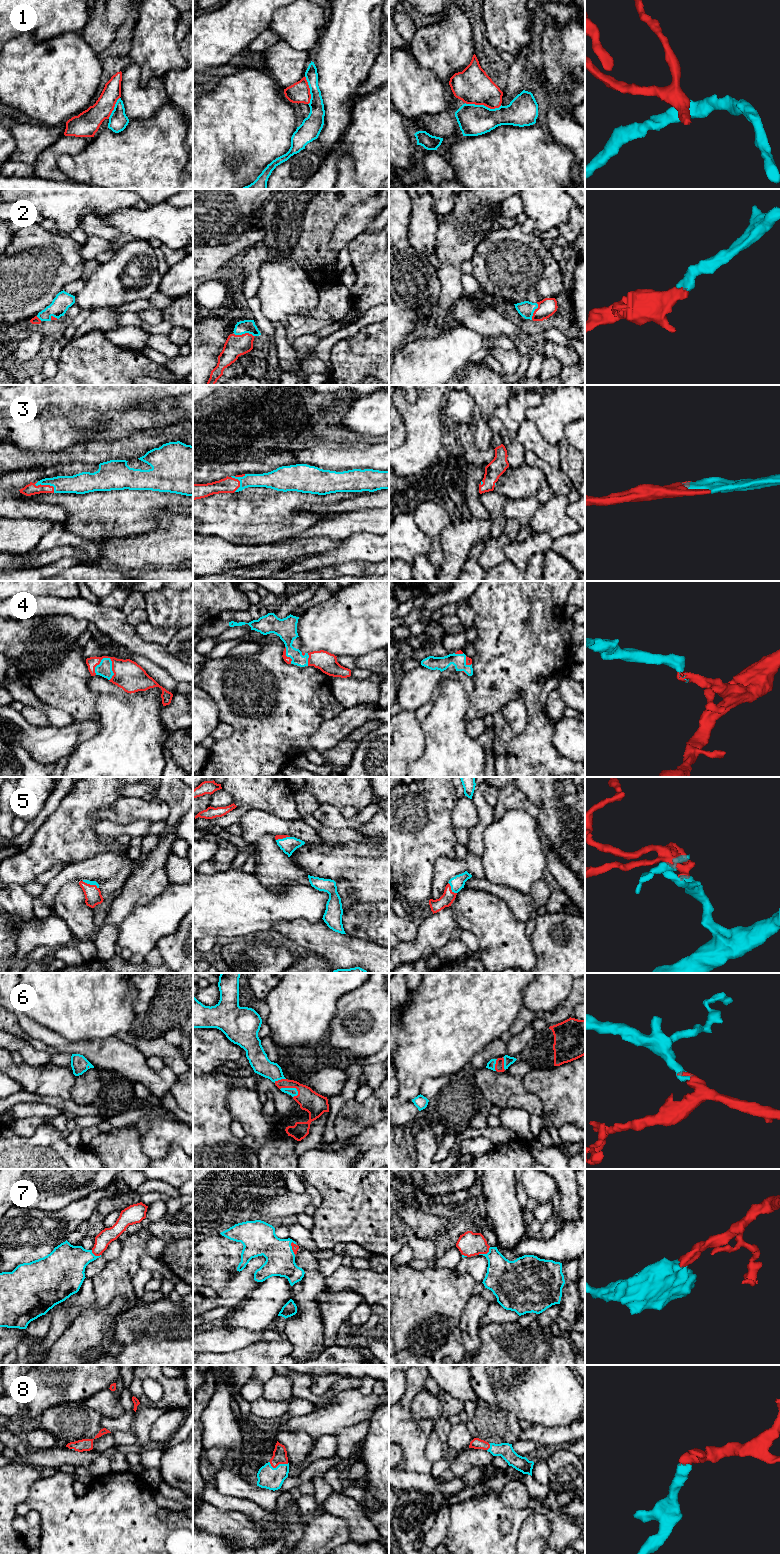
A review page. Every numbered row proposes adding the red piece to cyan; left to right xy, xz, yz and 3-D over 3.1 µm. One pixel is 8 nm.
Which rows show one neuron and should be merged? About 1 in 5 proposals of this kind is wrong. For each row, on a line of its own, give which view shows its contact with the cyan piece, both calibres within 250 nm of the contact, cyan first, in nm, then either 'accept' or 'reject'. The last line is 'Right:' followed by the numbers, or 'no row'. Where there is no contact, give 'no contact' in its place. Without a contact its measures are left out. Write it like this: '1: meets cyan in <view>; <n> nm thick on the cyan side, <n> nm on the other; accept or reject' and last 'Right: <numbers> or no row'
1: meets cyan in yz; 240 nm thick on the cyan side, 280 nm on the other; reject
2: meets cyan in xz; 110 nm thick on the cyan side, 180 nm on the other; accept
3: meets cyan in xz; 130 nm thick on the cyan side, 130 nm on the other; accept
4: meets cyan in xy; 120 nm thick on the cyan side, 240 nm on the other; accept
5: meets cyan in yz; 110 nm thick on the cyan side, 100 nm on the other; accept
6: meets cyan in xz; 70 nm thick on the cyan side, 180 nm on the other; accept
7: meets cyan in yz; 300 nm thick on the cyan side, 190 nm on the other; accept
8: meets cyan in xz; 180 nm thick on the cyan side, 110 nm on the other; accept
Right: 2, 3, 4, 5, 6, 7, 8

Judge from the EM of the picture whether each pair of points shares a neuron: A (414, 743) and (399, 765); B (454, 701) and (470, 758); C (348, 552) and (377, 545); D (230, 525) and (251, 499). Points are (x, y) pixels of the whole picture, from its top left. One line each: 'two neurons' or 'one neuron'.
A: one neuron
B: one neuron
C: one neuron
D: one neuron

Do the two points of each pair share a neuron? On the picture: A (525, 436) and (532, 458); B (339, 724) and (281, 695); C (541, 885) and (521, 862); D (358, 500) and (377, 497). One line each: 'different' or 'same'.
A: different
B: different
C: different
D: same

